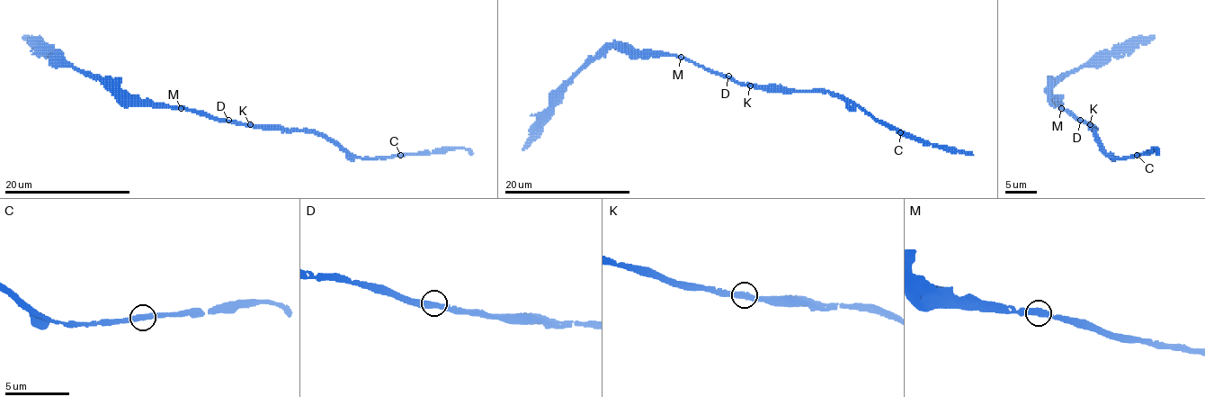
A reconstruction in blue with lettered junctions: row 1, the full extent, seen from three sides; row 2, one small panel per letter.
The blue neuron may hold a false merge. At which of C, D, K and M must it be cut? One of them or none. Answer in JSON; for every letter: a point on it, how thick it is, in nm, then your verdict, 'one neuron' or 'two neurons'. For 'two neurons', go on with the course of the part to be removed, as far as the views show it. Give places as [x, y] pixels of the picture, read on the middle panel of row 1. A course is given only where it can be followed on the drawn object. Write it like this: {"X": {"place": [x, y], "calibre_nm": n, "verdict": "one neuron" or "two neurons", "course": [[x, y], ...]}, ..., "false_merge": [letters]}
{"C": {"place": [900, 132], "calibre_nm": 420, "verdict": "one neuron"}, "D": {"place": [728, 76], "calibre_nm": 380, "verdict": "one neuron"}, "K": {"place": [750, 85], "calibre_nm": 400, "verdict": "one neuron"}, "M": {"place": [681, 57], "calibre_nm": 360, "verdict": "one neuron"}, "false_merge": []}

